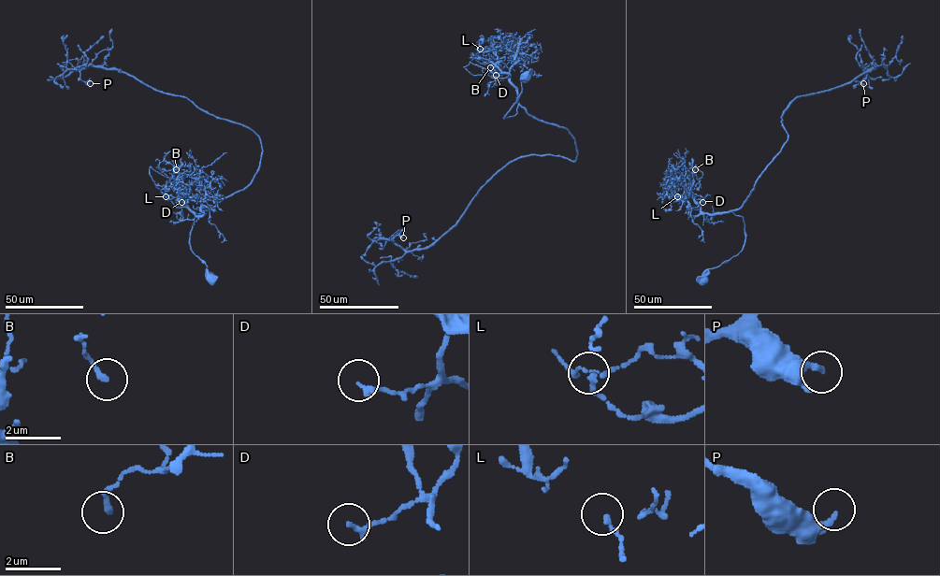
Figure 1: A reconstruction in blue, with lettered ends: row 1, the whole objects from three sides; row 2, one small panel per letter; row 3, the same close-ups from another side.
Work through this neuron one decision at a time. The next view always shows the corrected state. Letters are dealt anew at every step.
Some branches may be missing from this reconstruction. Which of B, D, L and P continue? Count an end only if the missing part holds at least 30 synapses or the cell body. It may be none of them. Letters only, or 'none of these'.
none of these

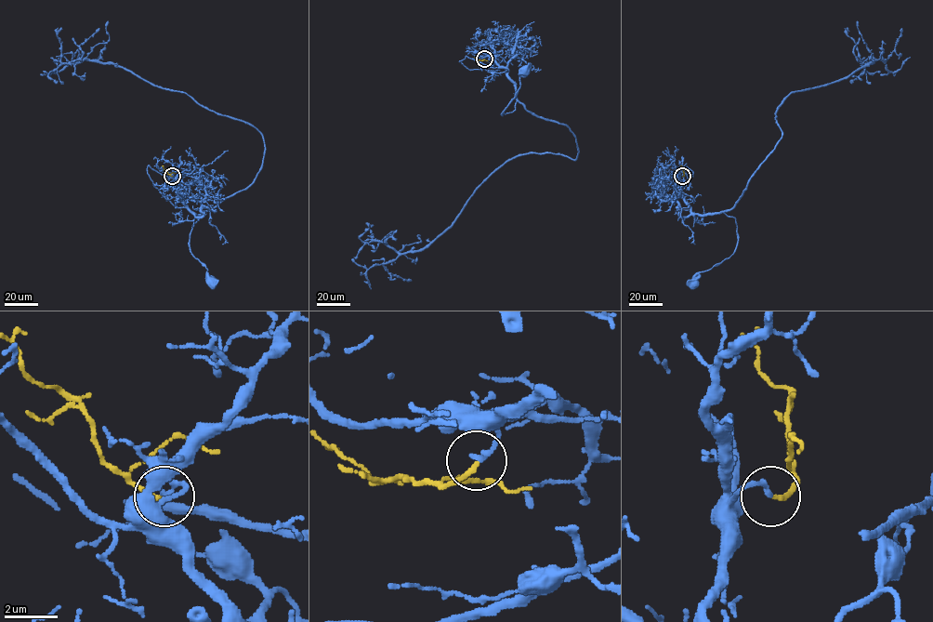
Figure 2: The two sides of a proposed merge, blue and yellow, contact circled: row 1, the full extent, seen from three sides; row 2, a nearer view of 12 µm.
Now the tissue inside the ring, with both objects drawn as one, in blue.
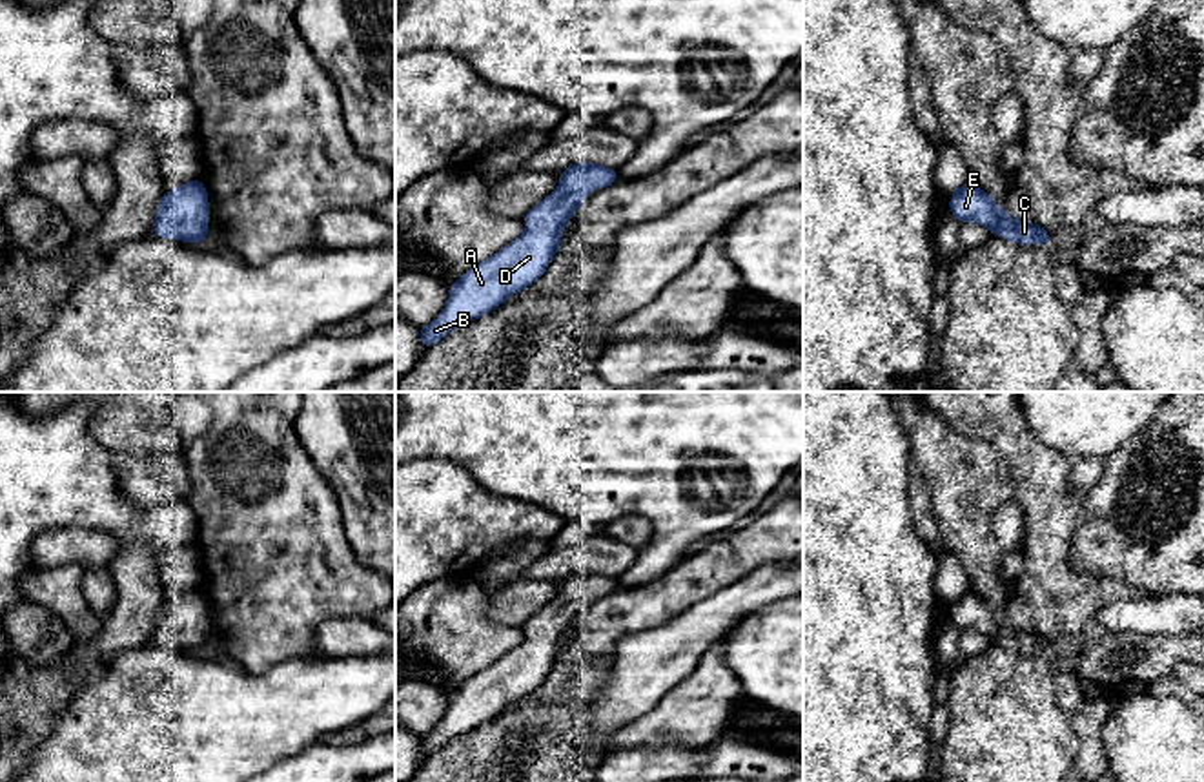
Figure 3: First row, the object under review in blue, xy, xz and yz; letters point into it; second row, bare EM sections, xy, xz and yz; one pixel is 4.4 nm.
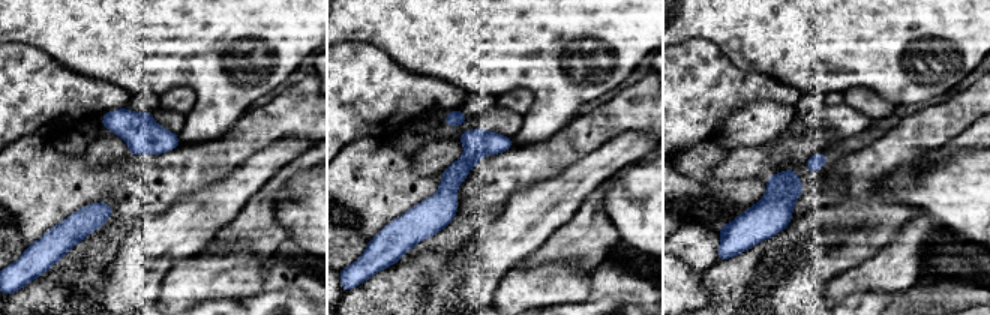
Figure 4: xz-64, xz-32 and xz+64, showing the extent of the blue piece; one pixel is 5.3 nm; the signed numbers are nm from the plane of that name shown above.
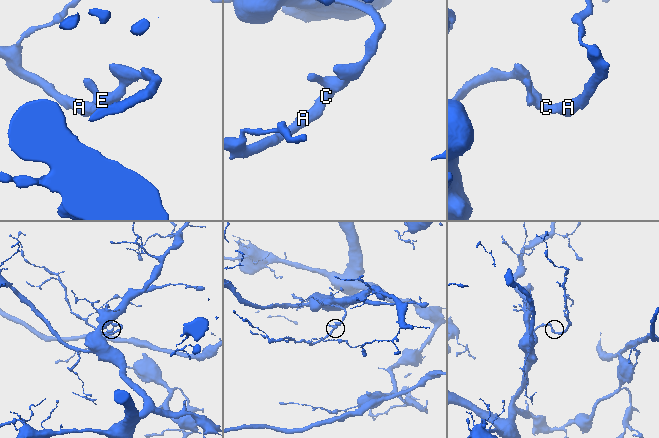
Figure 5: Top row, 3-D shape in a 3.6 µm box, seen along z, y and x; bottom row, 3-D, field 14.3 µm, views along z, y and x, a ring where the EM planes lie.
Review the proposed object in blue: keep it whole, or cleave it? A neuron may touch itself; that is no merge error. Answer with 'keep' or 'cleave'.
keep

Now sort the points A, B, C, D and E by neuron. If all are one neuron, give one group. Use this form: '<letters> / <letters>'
A B C D E

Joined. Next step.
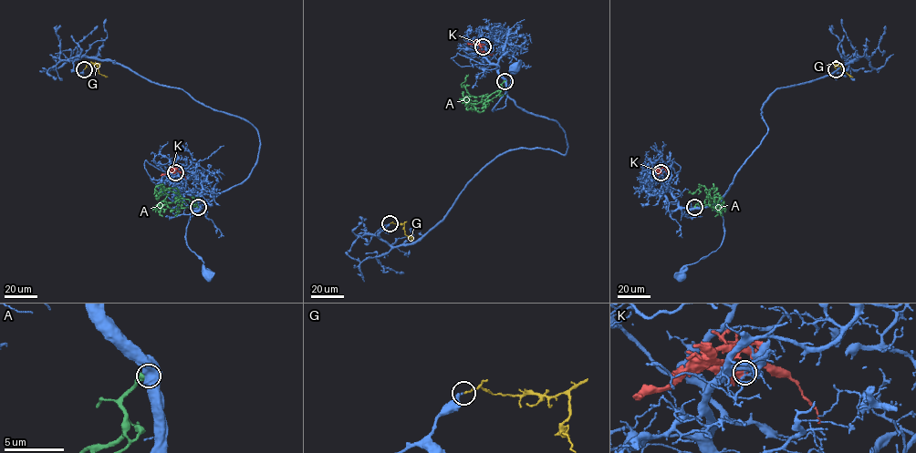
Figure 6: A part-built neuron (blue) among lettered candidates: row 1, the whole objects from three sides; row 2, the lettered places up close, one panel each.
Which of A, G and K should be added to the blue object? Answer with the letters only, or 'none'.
none

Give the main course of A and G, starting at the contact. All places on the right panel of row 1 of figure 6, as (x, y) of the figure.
A: (695, 207), (712, 198), (717, 204), (717, 193), (711, 198), (705, 190)
G: (836, 69), (836, 62), (852, 77)

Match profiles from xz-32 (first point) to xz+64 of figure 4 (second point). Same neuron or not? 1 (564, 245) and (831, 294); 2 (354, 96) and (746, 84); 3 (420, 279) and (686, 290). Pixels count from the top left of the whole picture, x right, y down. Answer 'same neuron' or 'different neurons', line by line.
1: same neuron
2: same neuron
3: different neurons

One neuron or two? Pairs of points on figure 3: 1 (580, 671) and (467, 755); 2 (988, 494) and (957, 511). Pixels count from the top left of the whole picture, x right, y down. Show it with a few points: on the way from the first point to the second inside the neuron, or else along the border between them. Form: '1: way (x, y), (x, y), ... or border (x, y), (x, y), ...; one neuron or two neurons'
1: way (569, 704), (525, 748), (499, 755); one neuron
2: way (980, 494), (973, 494), (964, 504); one neuron

